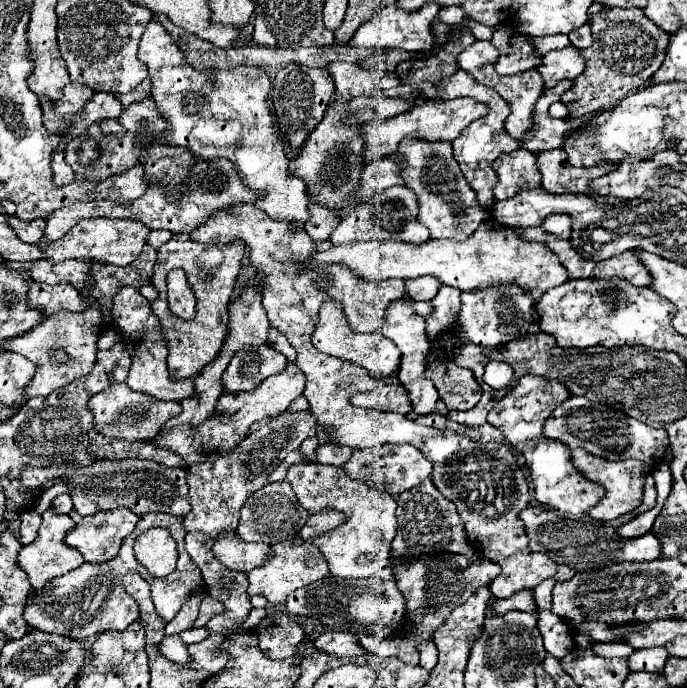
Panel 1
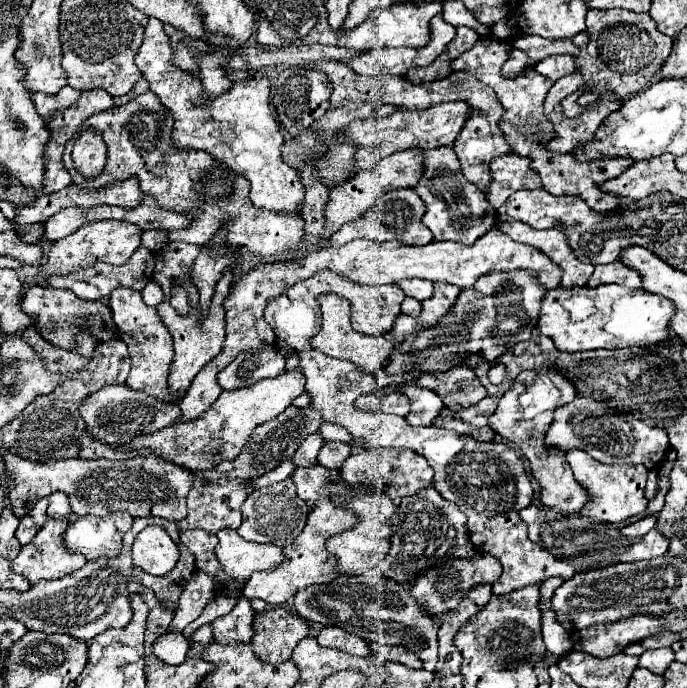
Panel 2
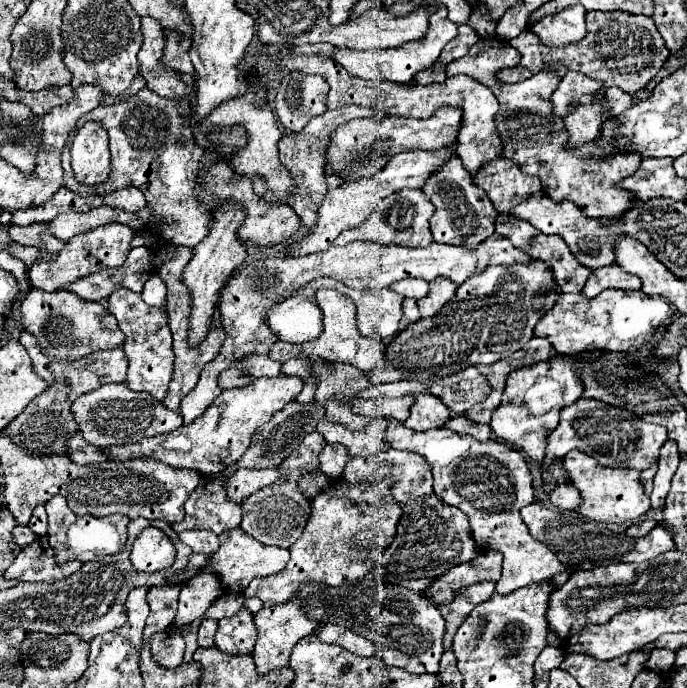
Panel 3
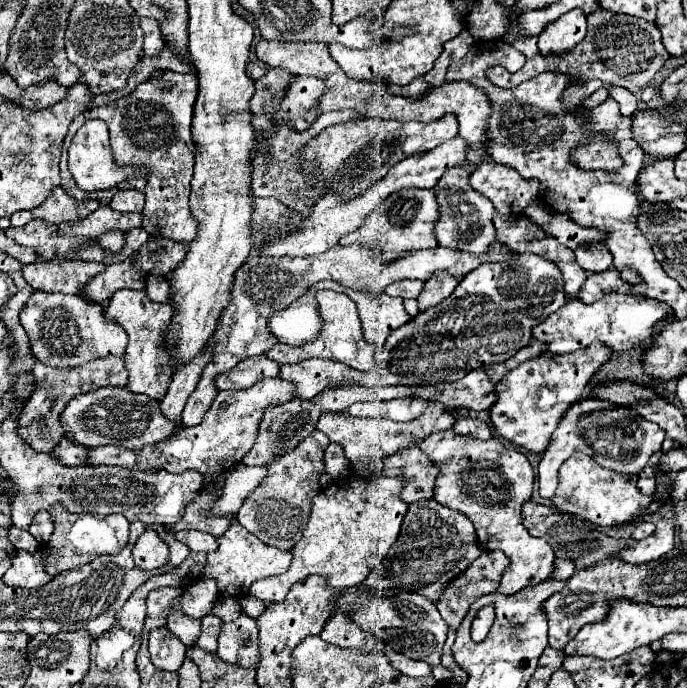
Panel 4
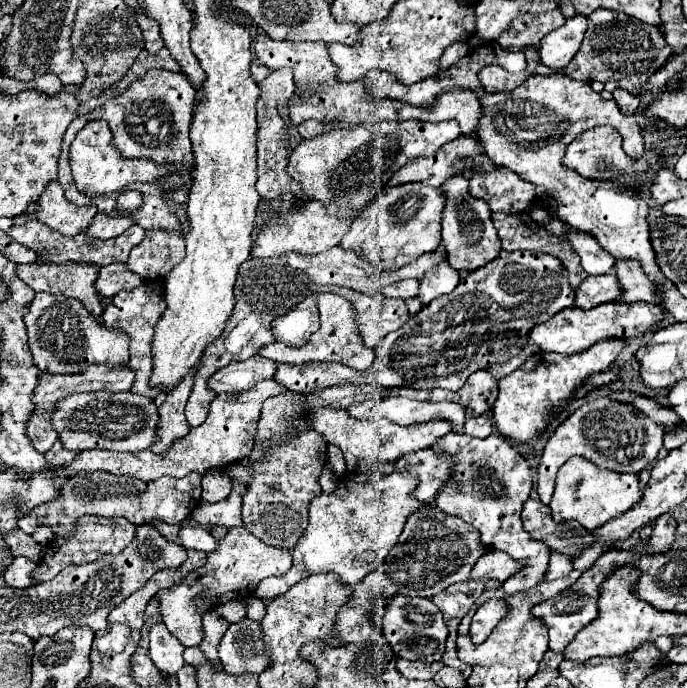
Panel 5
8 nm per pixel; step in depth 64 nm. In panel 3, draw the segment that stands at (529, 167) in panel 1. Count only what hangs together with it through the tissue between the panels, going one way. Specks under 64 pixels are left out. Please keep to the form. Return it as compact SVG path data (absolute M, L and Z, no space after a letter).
M500 158L486 162L472 176L472 182L488 194L498 212L510 212L514 206L540 190L538 176L524 176L512 160Z

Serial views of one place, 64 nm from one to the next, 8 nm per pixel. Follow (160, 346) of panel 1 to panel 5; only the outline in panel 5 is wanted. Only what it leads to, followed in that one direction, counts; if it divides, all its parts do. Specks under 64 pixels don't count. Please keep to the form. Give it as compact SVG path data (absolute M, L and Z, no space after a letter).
M144 280L138 288L130 290L130 292L118 292L110 304L104 310L104 324L108 328L118 328L122 330L128 338L130 338L130 362L128 368L134 370L136 374L136 382L132 386L134 394L142 394L148 398L156 398L162 390L152 390L148 386L150 374L152 374L152 354L150 354L150 344L152 344L152 336L154 336L154 326L158 322L158 318L162 316L166 308L164 302L164 284L160 280Z

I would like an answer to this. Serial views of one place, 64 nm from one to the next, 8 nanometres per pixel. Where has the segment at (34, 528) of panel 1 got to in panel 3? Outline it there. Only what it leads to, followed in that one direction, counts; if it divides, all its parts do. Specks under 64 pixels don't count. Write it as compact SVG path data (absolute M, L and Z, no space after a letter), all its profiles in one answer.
M16 526L16 528L12 530L12 538L14 538L14 542L16 542L20 548L26 548L26 546L30 546L30 544L36 540L36 534L34 534L28 526Z

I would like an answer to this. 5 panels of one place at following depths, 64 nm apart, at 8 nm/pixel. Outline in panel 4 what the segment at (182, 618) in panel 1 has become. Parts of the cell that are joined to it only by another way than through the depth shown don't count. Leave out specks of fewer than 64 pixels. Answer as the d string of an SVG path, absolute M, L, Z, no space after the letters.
M202 578L194 584L190 584L188 588L184 588L182 608L188 616L196 616L196 618L202 619L210 613L218 597L216 582Z

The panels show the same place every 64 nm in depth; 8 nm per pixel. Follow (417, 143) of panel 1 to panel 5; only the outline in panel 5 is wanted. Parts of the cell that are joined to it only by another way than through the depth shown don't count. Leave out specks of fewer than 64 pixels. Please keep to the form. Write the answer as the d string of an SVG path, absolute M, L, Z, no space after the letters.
M452 176L452 180L448 180L442 188L448 196L442 220L442 246L448 252L448 262L454 270L474 272L492 262L502 250L496 228L490 220L492 212L484 200L472 200L472 196L468 196L468 180L462 176Z

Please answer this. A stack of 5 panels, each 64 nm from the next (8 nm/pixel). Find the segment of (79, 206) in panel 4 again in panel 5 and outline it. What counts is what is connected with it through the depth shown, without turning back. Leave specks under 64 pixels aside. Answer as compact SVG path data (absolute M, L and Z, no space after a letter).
M53 181L47 185L39 198L38 212L30 216L20 214L18 218L14 218L14 224L24 224L24 220L28 218L36 218L64 236L76 236L90 226L94 214L94 206L80 208L76 204L68 204L68 200L64 200L64 190L59 182Z

